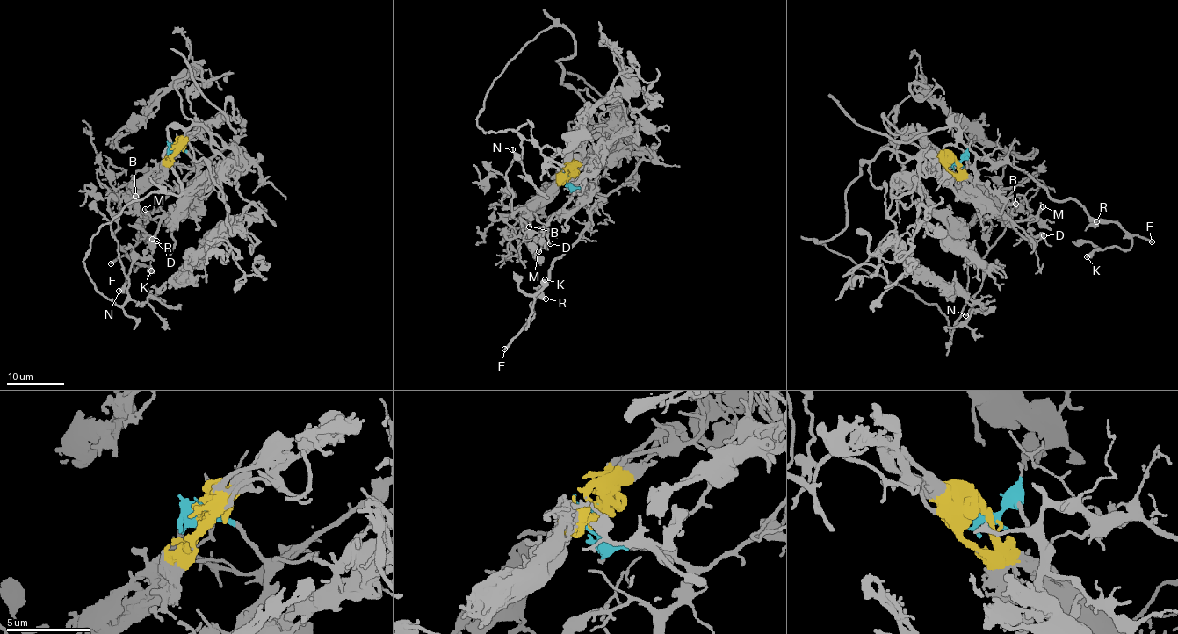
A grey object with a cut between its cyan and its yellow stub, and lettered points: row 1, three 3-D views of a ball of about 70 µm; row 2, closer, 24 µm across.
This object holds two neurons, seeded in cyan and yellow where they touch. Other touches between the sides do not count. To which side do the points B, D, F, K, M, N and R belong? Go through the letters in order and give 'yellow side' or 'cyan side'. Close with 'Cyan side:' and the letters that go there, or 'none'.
B: yellow side
D: cyan side
F: cyan side
K: cyan side
M: cyan side
N: yellow side
R: cyan side
Cyan side: D, F, K, M, R

